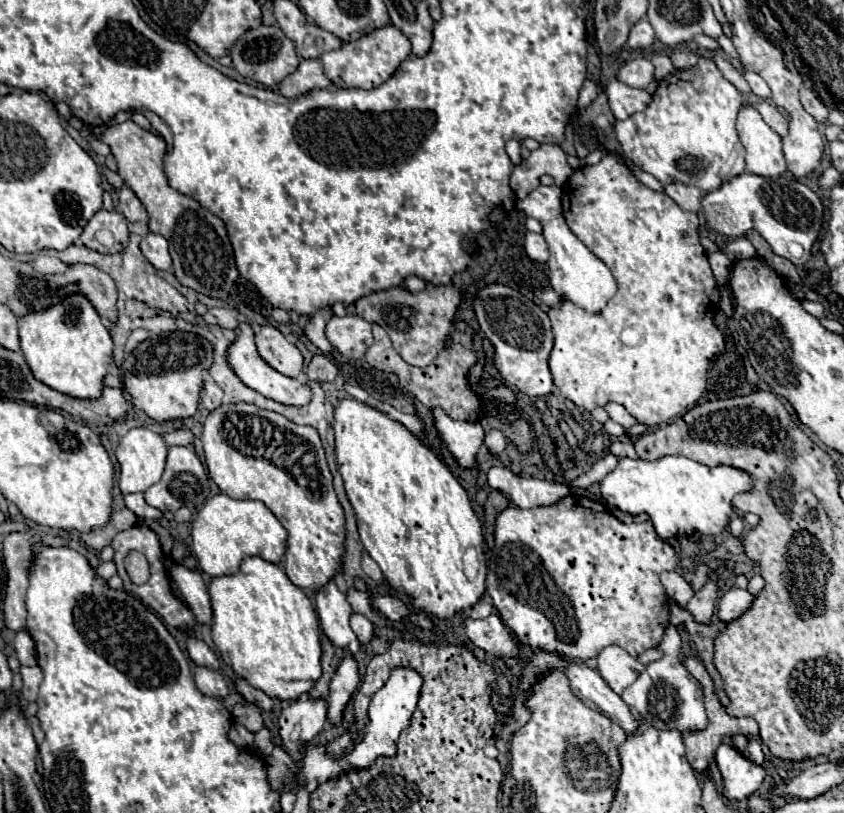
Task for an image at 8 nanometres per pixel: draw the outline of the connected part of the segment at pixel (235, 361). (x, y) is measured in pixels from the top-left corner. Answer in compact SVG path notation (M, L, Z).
M240 324L238 330L240 330L240 332L238 332L238 338L236 338L236 342L230 346L230 350L228 350L230 366L234 368L234 372L238 374L238 378L240 378L246 386L254 388L256 392L262 392L264 396L270 396L272 400L278 400L278 402L282 402L282 404L292 404L292 406L310 404L312 392L310 392L310 388L308 388L306 384L298 382L296 378L288 378L288 376L276 372L272 366L268 366L268 364L264 362L264 358L262 358L262 356L258 354L258 350L256 350L252 328L250 328L248 324Z

